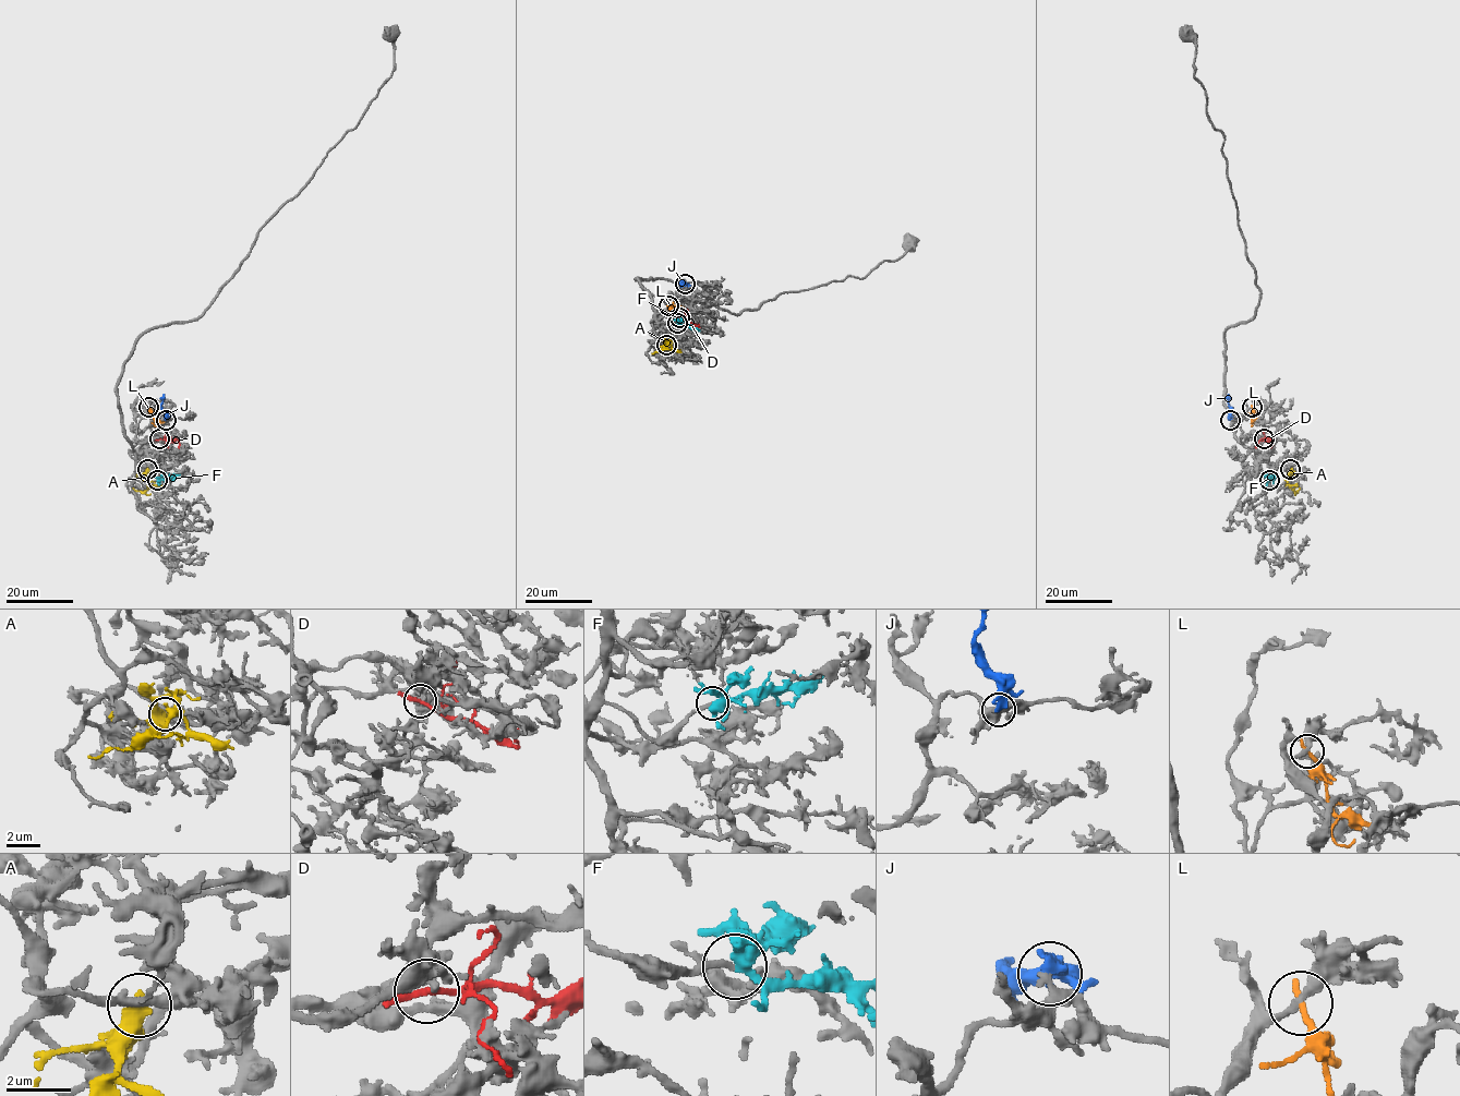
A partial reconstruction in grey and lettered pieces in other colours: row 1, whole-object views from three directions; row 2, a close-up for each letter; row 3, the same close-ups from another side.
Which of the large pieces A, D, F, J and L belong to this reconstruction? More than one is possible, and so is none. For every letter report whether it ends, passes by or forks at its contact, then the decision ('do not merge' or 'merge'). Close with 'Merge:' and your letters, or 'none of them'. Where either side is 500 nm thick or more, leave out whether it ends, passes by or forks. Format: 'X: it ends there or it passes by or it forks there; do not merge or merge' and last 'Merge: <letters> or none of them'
A: do not merge
D: it passes by; do not merge
F: it forks there; merge
J: it ends there; do not merge
L: it ends there; do not merge
Merge: F

